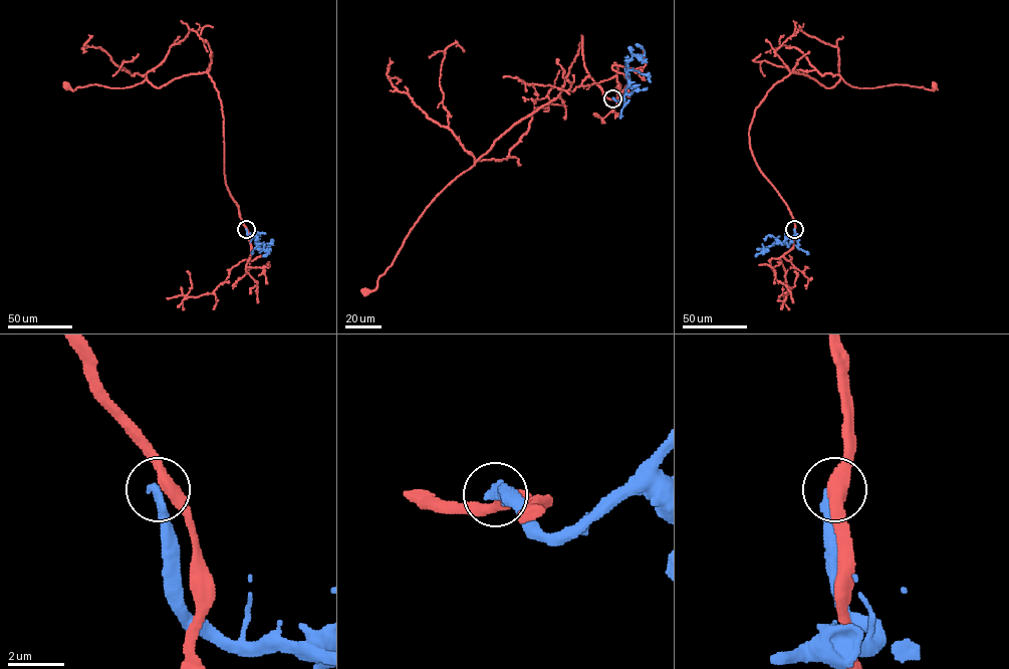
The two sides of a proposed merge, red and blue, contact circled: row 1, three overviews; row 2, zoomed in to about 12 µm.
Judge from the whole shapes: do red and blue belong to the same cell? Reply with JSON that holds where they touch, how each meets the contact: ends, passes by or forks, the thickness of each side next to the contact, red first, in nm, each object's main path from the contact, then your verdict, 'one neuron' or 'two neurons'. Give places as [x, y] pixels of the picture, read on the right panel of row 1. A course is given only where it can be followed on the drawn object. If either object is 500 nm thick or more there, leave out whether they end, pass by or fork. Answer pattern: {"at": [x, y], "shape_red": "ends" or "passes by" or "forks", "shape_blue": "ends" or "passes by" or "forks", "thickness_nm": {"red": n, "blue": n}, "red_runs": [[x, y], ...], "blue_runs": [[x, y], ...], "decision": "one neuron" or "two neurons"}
{"at": [794, 229], "shape_red": "passes by", "shape_blue": "ends", "thickness_nm": {"red": 440, "blue": 440}, "red_runs": [[794, 229], [750, 147], [755, 108], [775, 84], [794, 72], [828, 87], [841, 77], [860, 88], [934, 85]], "blue_runs": [[794, 229], [796, 236], [769, 245], [755, 256]], "decision": "two neurons"}

